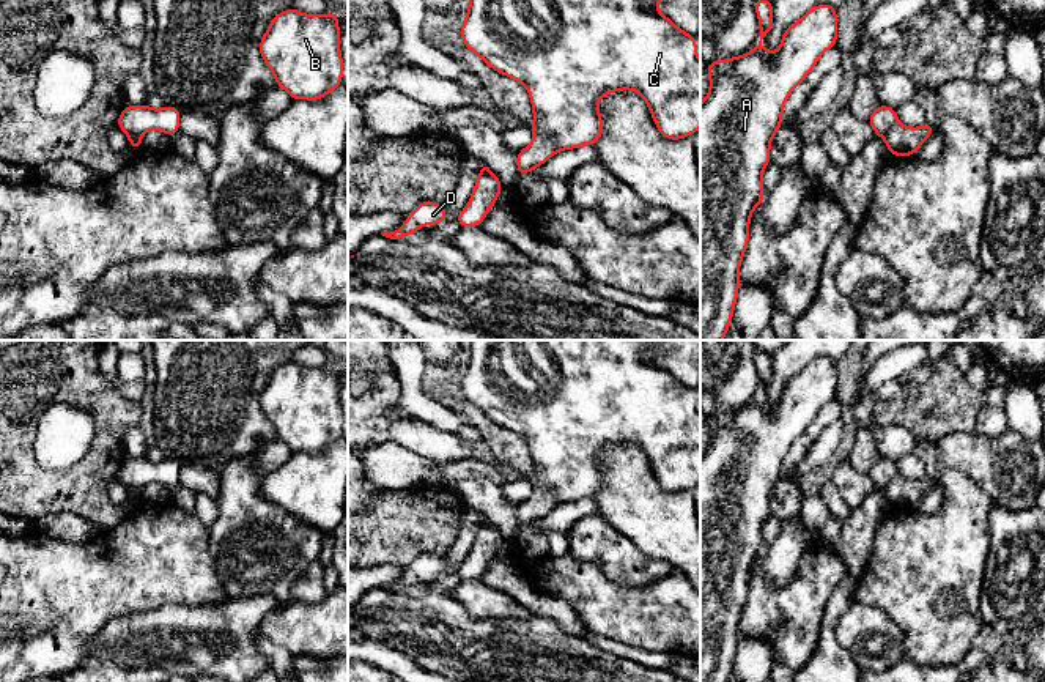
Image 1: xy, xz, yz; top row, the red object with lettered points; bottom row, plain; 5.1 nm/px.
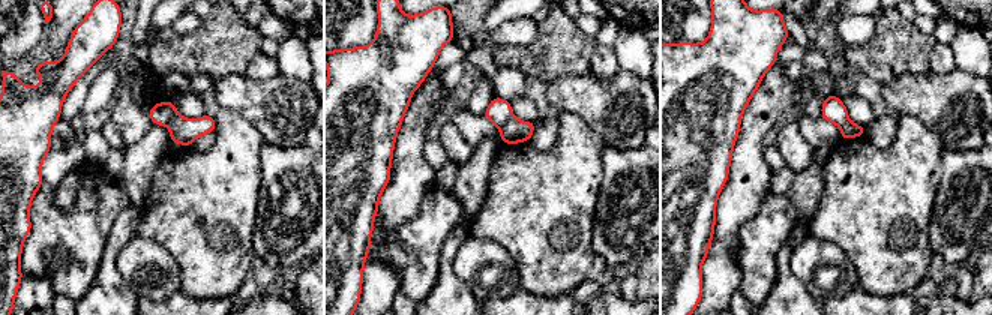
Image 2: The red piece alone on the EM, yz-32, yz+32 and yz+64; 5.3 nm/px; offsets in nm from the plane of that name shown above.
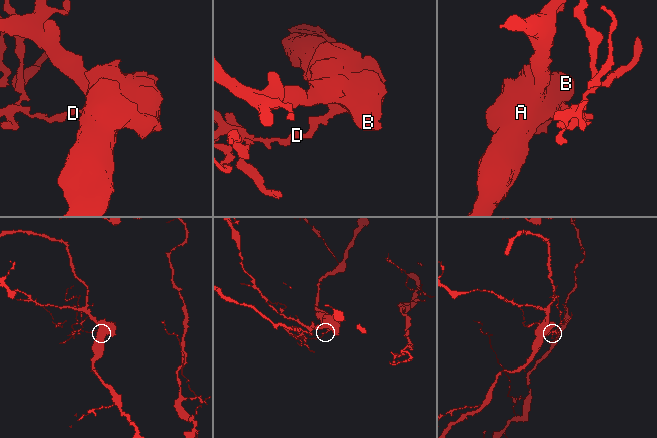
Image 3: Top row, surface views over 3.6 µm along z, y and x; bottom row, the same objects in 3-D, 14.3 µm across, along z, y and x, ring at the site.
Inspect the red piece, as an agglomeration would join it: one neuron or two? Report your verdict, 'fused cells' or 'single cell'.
fused cells

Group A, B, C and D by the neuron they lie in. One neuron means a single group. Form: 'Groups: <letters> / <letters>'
Groups: A B C / D

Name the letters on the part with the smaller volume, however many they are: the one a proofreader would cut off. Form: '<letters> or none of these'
D

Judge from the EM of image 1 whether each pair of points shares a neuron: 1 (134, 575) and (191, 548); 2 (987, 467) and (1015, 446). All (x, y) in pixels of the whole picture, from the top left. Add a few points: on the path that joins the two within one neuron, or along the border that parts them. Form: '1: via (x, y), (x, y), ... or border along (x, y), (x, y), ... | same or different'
1: via (148, 561), (169, 548), (177, 548) | same
2: via (993, 465), (1009, 452) | same

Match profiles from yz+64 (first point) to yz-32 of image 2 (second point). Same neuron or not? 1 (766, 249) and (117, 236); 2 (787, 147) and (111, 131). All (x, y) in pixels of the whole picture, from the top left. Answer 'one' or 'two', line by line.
1: two
2: one

